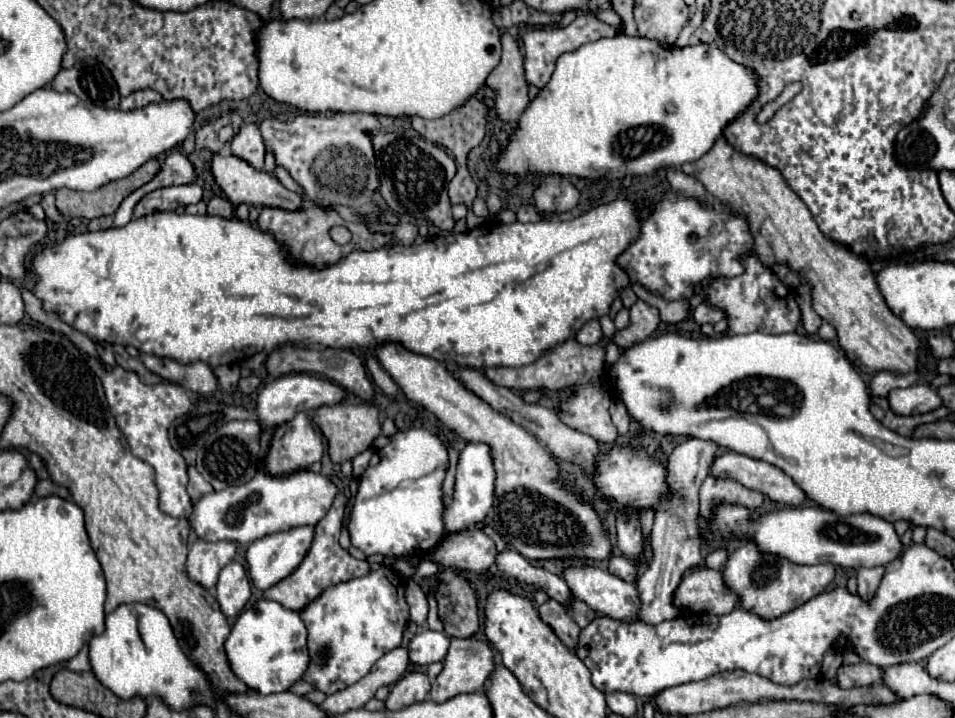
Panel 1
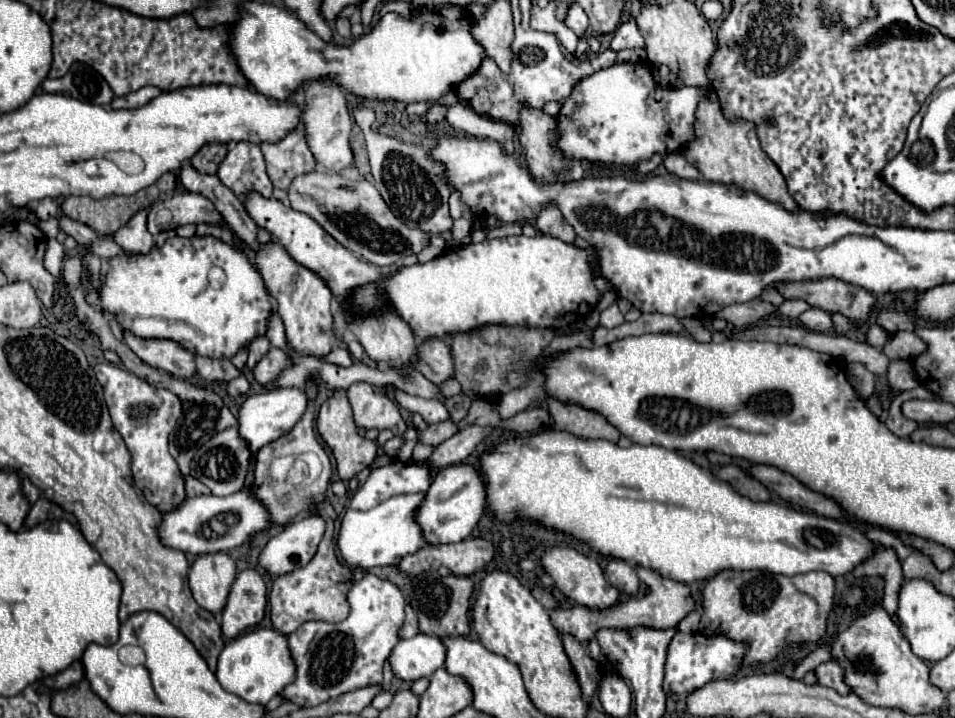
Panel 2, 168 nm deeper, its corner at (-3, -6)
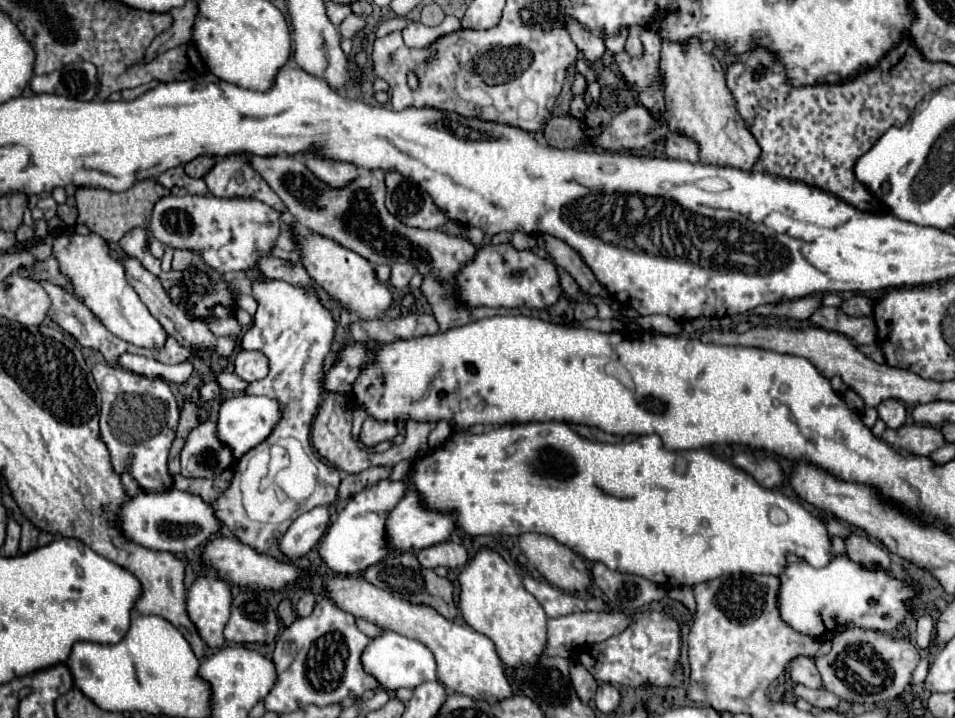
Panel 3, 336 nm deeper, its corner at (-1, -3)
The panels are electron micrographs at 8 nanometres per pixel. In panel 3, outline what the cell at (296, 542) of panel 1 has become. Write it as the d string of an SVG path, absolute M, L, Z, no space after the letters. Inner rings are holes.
M320 505L308 513L302 513L282 537L280 541L282 553L290 559L306 555L322 539L328 523L330 523L328 507Z

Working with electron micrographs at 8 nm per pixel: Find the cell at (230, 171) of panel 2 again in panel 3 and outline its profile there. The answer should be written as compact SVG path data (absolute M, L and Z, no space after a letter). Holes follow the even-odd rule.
M244 155L226 157L224 161L218 161L212 171L204 177L206 187L212 195L224 197L224 195L252 195L264 203L268 203L278 213L287 211L280 197L248 167L248 161Z

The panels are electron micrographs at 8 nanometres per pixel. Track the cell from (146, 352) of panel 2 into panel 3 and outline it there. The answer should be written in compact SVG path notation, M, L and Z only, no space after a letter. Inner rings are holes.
M72 229L58 231L54 233L52 255L56 257L62 275L70 281L70 293L76 295L84 305L88 305L94 311L94 315L108 327L108 331L138 347L164 345L166 331L150 315L136 291L128 285L124 265L110 255L110 245L100 235L78 235Z

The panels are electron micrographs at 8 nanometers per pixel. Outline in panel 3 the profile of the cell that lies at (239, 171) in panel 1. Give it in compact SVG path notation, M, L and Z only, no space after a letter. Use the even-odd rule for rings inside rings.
M298 235L298 249L300 261L308 275L330 295L330 299L338 301L342 307L364 315L364 319L372 319L372 315L384 315L384 311L392 305L392 293L376 279L370 263L358 253L320 235Z

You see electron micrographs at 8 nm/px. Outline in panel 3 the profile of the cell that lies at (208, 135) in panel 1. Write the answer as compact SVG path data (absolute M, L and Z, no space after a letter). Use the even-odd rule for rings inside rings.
M202 155L202 157L196 157L196 159L192 159L190 163L186 163L186 165L184 165L184 171L186 171L186 175L200 179L200 177L204 177L204 175L212 169L214 163L216 163L214 157L204 157L204 155Z

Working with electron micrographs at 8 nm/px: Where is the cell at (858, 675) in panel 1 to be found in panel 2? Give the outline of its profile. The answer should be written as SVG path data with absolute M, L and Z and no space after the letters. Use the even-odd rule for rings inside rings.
M824 662L816 668L816 676L818 676L818 682L822 686L828 686L832 690L836 690L838 694L846 696L850 692L850 686L846 684L844 680L844 668L838 664L838 662Z

